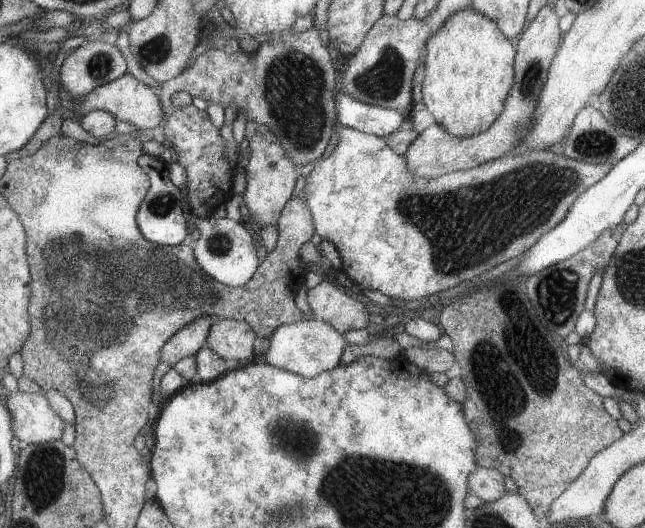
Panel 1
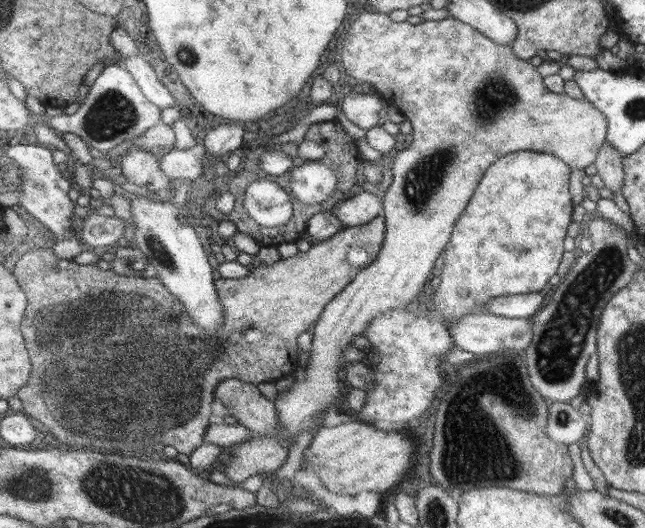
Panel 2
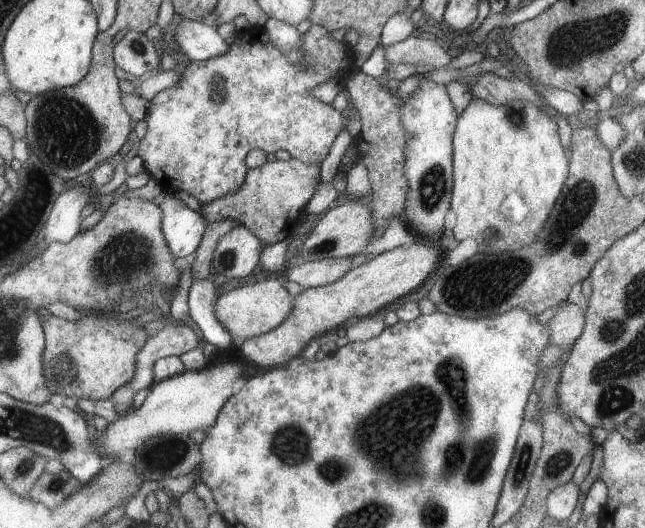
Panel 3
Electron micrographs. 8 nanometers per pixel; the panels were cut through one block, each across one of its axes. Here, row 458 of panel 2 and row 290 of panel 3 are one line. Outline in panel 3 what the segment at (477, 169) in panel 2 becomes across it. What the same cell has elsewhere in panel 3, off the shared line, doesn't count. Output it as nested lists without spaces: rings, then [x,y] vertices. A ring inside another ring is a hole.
[[[260,275],[255,280],[242,281],[242,285],[221,294],[215,302],[215,318],[232,338],[239,336],[241,340],[266,334],[275,326],[281,325],[290,316],[295,304],[295,297],[289,295],[283,286],[283,280],[278,276]]]

